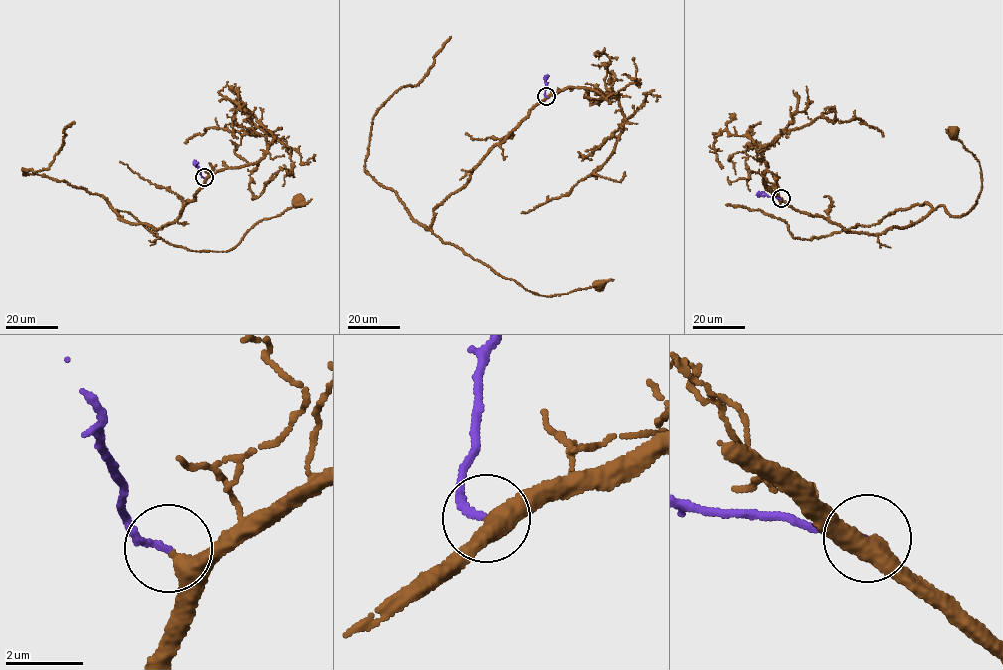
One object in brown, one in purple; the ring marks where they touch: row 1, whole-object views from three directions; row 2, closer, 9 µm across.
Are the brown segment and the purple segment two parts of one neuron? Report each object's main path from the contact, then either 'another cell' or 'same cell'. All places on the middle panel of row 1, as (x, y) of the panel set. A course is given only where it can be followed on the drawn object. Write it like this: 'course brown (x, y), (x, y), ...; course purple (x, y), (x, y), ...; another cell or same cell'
course brown (547, 97), (495, 145), (466, 183), (436, 205), (431, 230), (534, 293), (547, 296), (599, 285); course purple (546, 97), (545, 77), (548, 75); same cell

